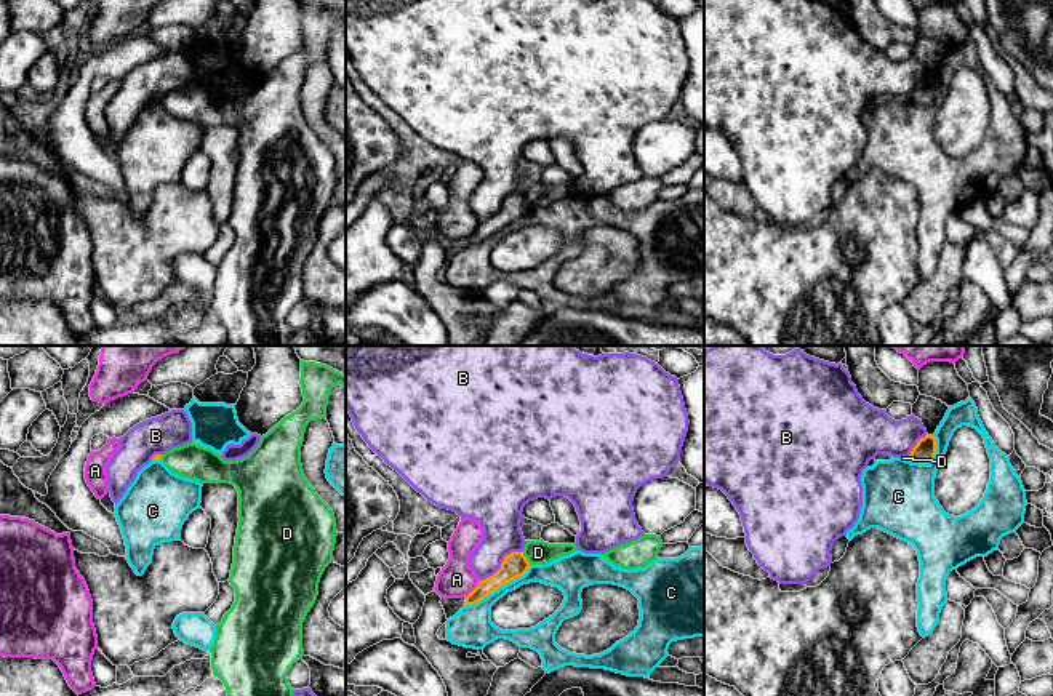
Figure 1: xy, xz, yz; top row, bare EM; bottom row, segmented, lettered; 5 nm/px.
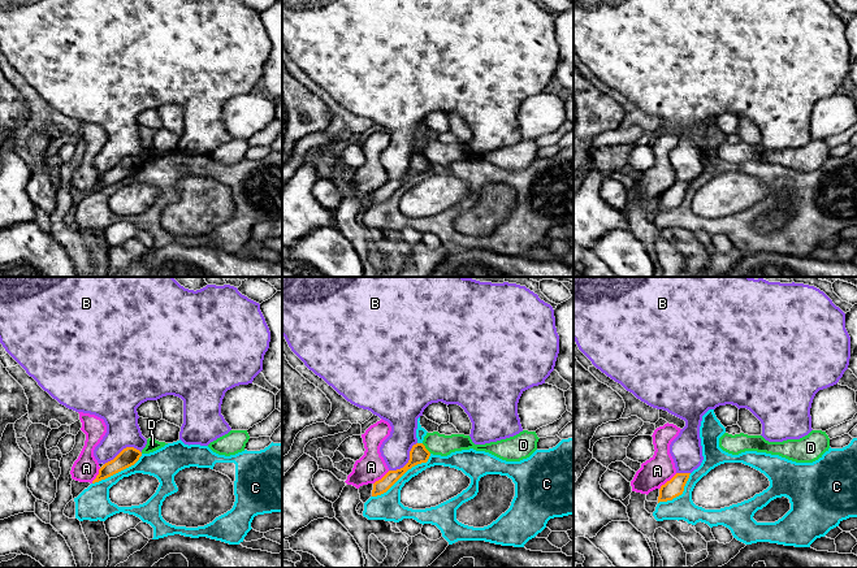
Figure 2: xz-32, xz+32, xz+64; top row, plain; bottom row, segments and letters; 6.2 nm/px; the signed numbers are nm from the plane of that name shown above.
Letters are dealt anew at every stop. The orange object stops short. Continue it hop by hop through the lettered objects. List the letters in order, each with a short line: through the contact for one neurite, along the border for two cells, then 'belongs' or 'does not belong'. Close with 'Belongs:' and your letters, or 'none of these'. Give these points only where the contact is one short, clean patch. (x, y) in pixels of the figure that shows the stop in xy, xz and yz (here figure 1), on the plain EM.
A: does not belong
B: does not belong
C: does not belong
D: xz (522, 194), (530, 205) | does not belong
Belongs: none of these

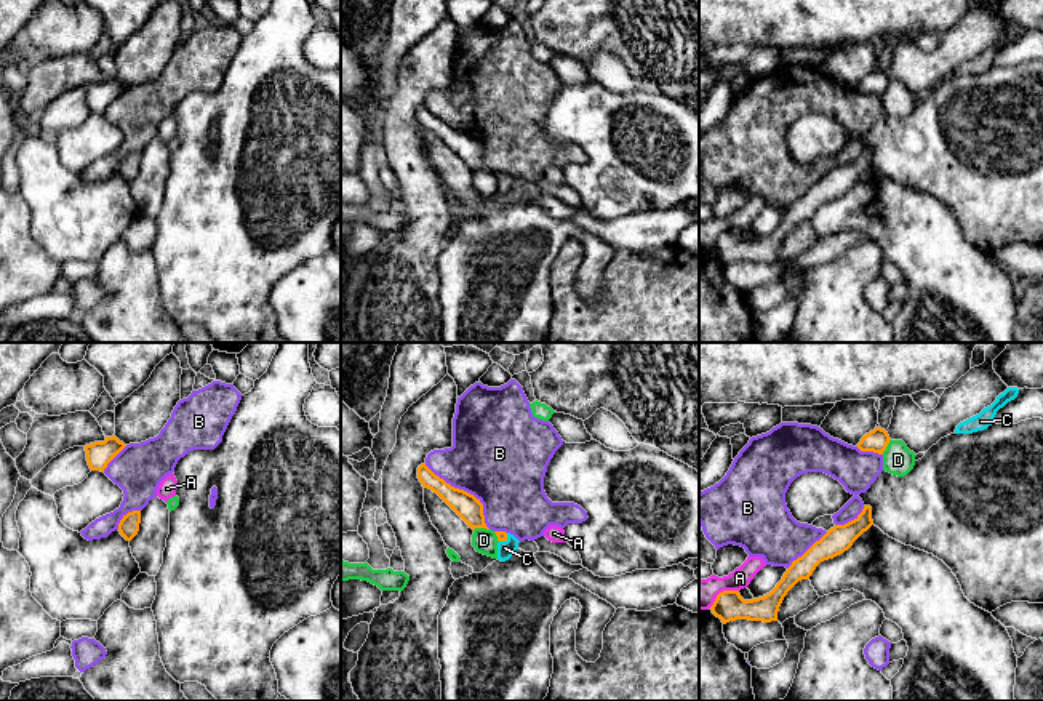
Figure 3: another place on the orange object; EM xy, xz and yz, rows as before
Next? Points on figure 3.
A: yz (738, 231), (723, 231), (709, 248) | does not belong
B: does not belong
C: xz (501, 176), (504, 181), (504, 189) | belongs
D: xz (488, 170), (474, 172) | does not belong
Belongs: C

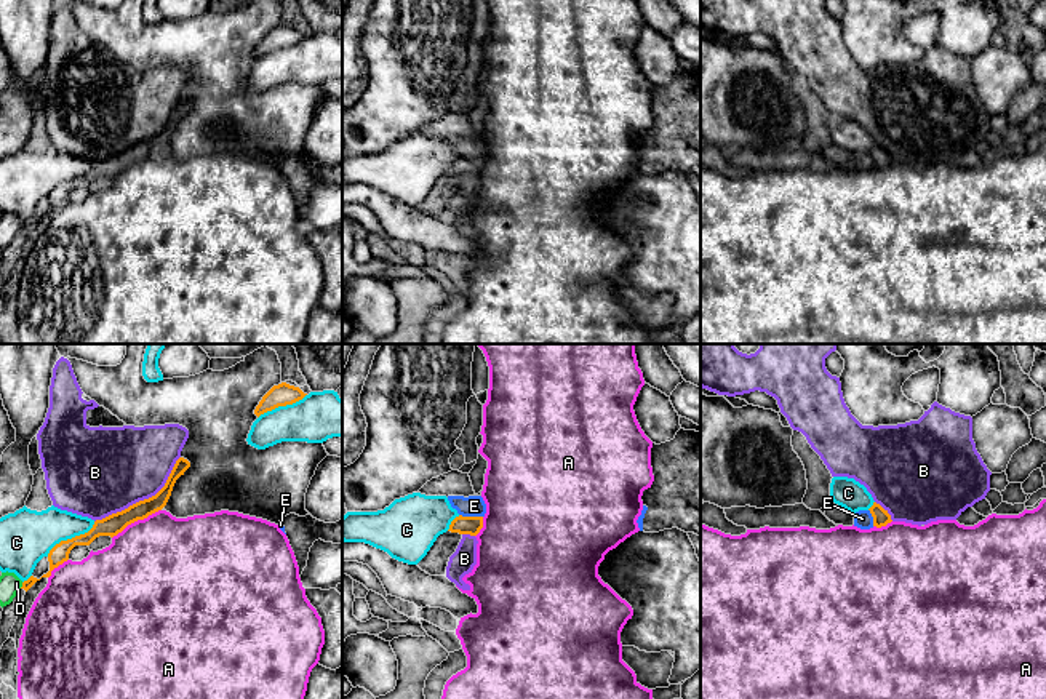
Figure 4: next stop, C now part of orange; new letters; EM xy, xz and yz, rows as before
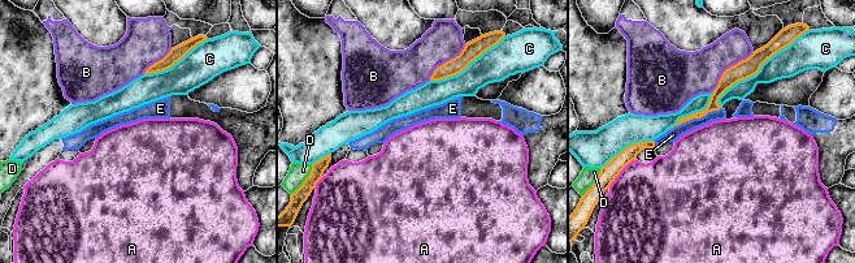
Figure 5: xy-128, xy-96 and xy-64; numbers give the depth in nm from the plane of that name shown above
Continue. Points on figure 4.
A: does not belong
B: does not belong
C: does not belong
D: xy (23, 224), (19, 229) | does not belong
E: does not belong
Belongs: none of these

